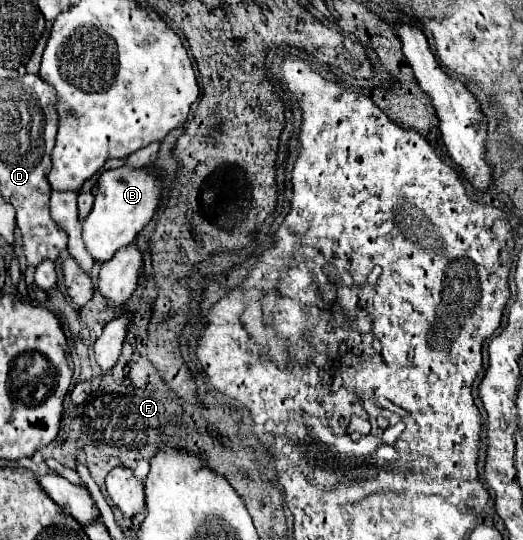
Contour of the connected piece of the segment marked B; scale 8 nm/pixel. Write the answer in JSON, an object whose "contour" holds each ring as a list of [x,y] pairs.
{"contour":[[[121,166],[117,170],[103,172],[97,180],[97,196],[93,210],[83,220],[83,244],[85,250],[93,256],[93,260],[107,262],[119,248],[129,246],[143,230],[143,226],[153,218],[159,194],[161,186],[151,170],[131,170],[127,166]]]}

